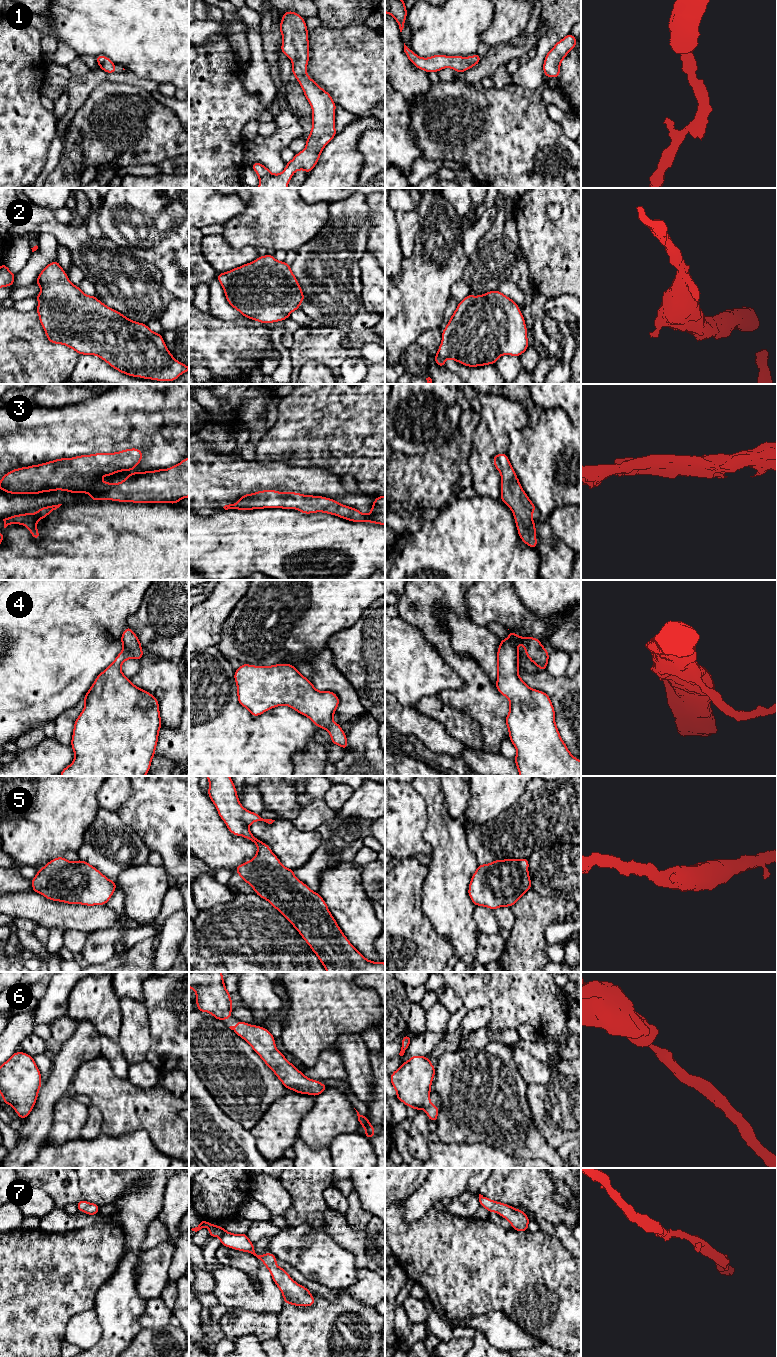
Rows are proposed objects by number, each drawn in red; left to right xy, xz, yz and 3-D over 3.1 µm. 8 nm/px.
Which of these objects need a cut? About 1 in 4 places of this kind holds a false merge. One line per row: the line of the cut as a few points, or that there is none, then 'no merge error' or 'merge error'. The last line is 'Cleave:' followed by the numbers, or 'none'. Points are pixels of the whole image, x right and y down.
1: no cut; no merge error
2: no cut; no merge error
3: no cut; no merge error
4: no cut; no merge error
5: no cut; no merge error
6: no cut; no merge error
7: no cut; no merge error
Cleave: none

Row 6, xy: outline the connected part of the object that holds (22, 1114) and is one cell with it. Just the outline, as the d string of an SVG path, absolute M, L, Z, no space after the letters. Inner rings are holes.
M16 1051L0 1066L0 1094L21 1119L34 1108L41 1084L41 1072L25 1052Z

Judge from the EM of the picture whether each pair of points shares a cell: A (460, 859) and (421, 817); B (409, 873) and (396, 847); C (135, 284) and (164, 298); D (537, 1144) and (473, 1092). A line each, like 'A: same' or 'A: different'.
A: different
B: different
C: same
D: same

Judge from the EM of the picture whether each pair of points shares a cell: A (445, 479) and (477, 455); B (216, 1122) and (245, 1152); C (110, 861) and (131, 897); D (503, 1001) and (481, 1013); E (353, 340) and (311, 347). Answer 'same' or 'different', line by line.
A: different
B: same
C: different
D: different
E: same

